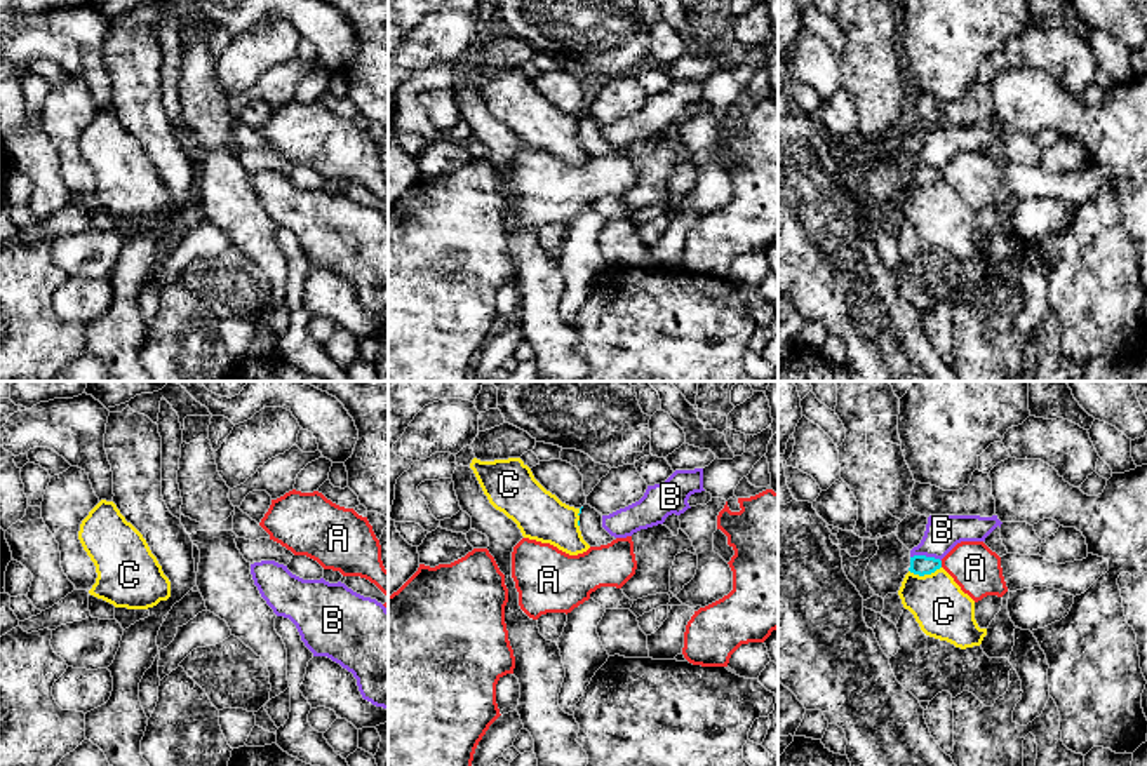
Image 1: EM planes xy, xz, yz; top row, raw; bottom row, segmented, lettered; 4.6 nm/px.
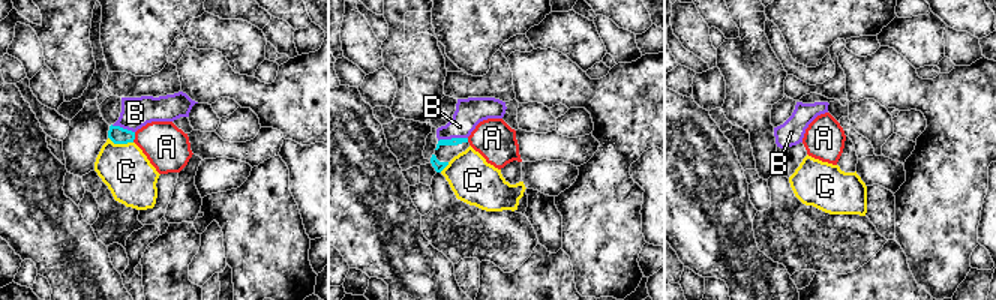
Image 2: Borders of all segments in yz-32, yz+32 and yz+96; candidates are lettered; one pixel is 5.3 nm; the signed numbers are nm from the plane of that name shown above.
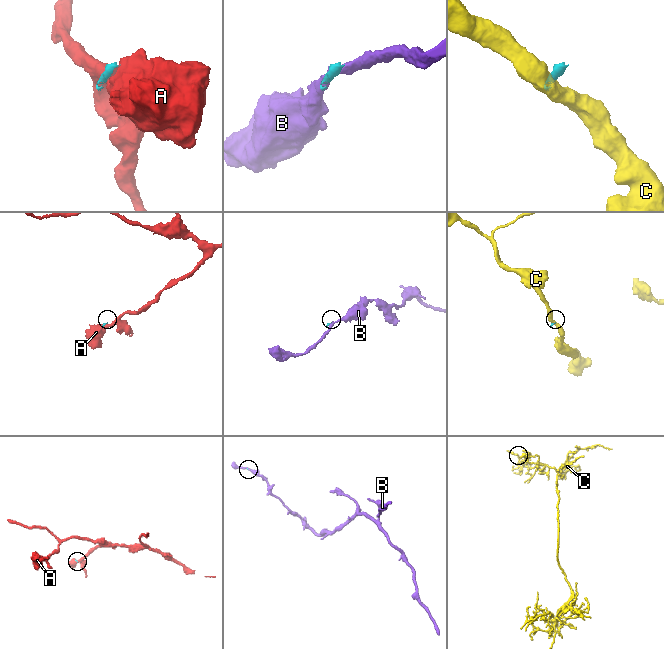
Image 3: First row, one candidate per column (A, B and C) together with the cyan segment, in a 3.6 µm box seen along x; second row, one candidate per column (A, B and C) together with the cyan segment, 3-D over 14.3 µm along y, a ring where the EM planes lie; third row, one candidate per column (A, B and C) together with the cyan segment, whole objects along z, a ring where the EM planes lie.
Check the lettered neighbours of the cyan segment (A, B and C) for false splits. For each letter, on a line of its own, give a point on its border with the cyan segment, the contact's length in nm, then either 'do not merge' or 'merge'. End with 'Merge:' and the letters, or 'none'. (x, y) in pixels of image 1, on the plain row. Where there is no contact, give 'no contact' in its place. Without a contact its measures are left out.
A: contact yz (940, 174); length 30 nm; do not merge
B: contact yz (925, 166); length 150 nm; do not merge
C: contact yz (925, 183); length 150 nm; do not merge
Merge: none

